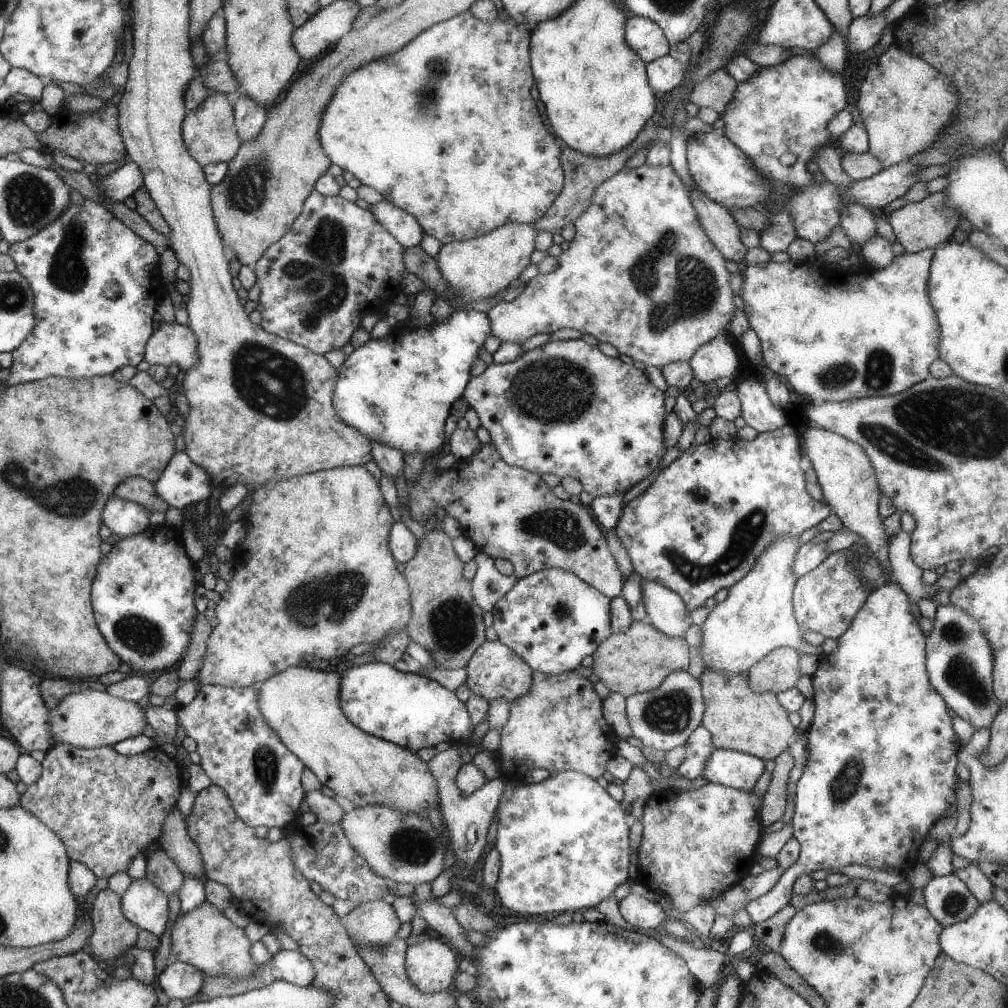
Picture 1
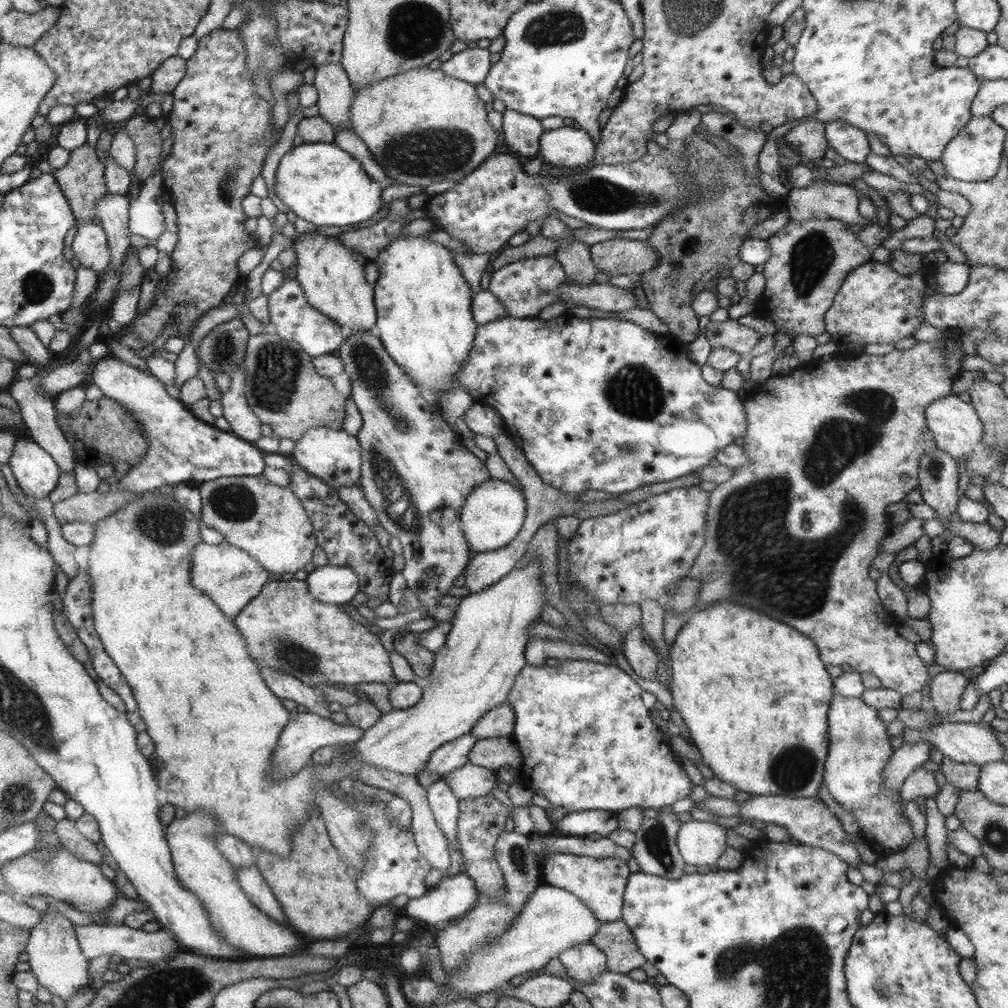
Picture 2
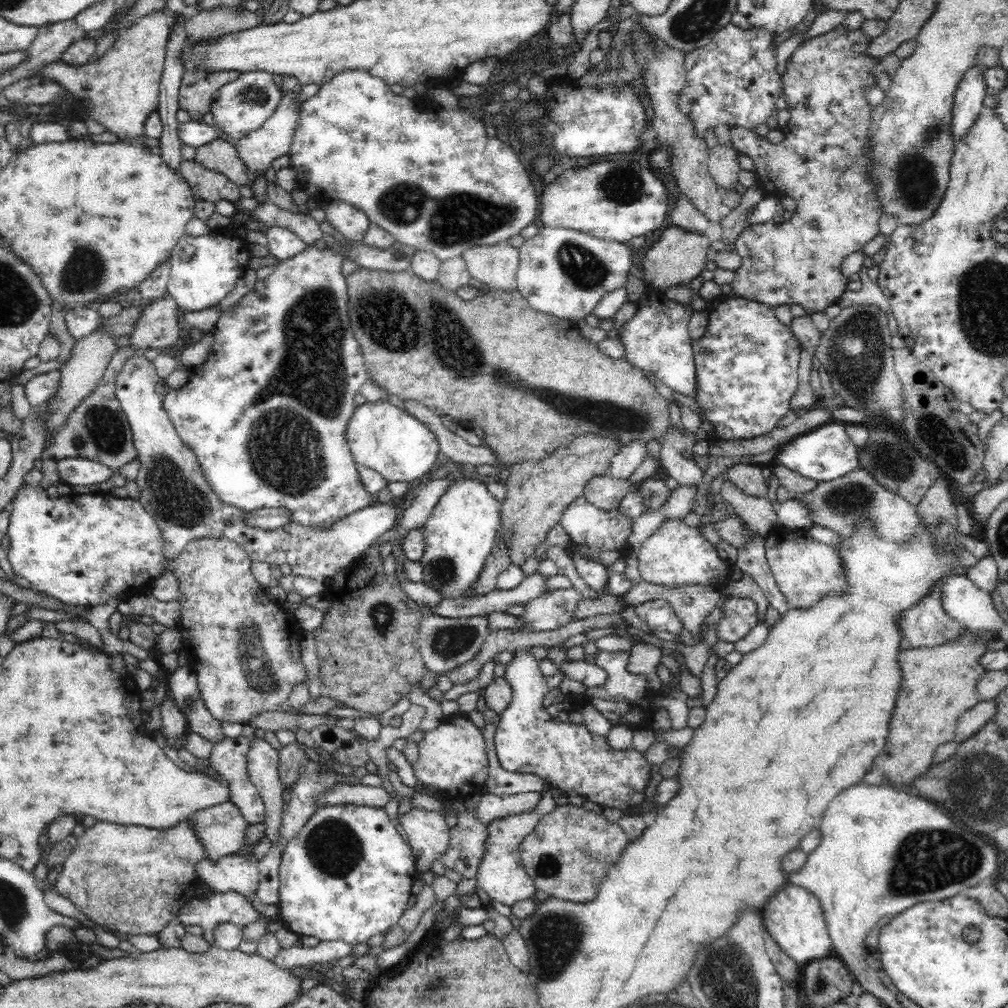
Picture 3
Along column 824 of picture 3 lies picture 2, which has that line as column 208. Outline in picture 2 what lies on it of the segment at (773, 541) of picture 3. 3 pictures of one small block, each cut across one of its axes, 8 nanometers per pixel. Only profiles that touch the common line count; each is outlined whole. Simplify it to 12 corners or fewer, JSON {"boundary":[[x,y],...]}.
{"boundary":[[201,540],[191,586],[231,620],[269,574],[243,550]]}

